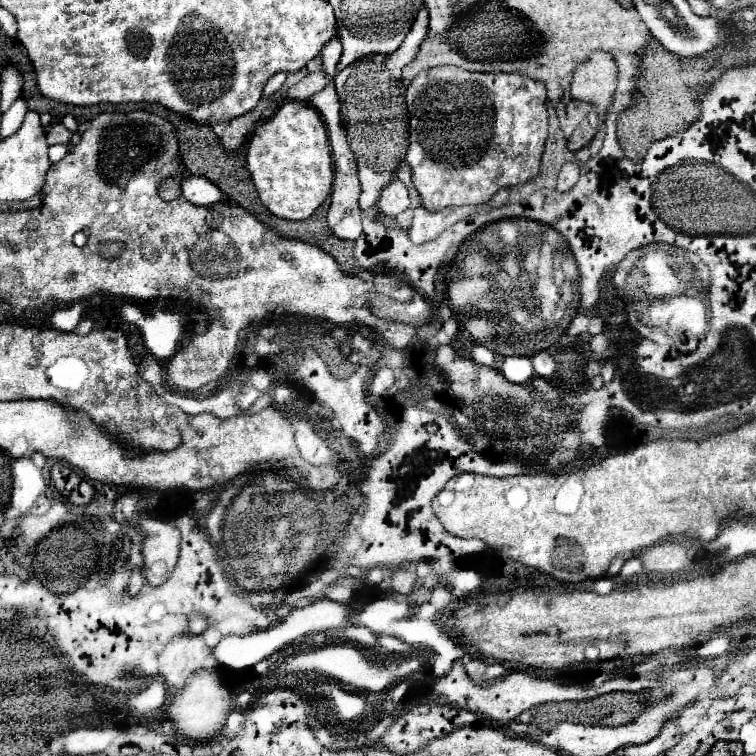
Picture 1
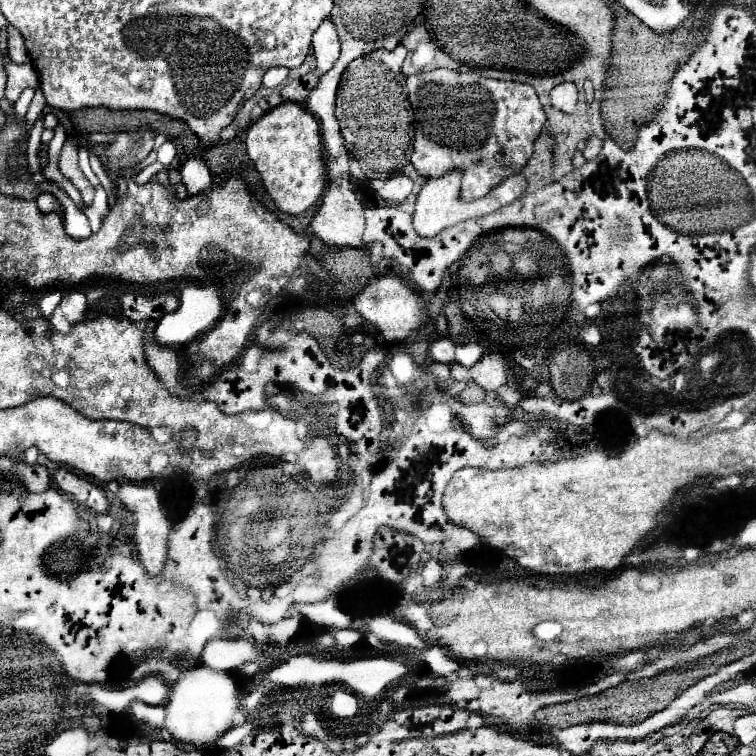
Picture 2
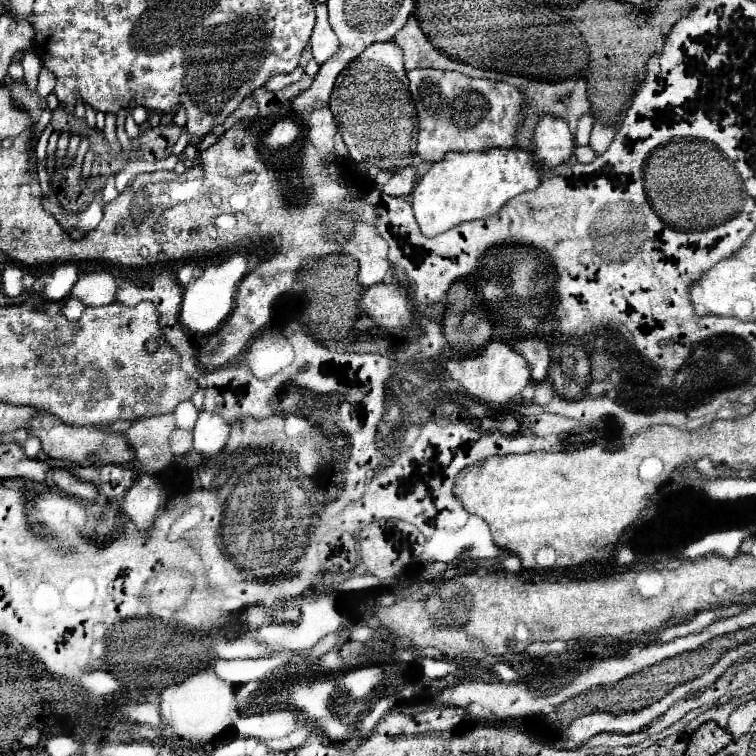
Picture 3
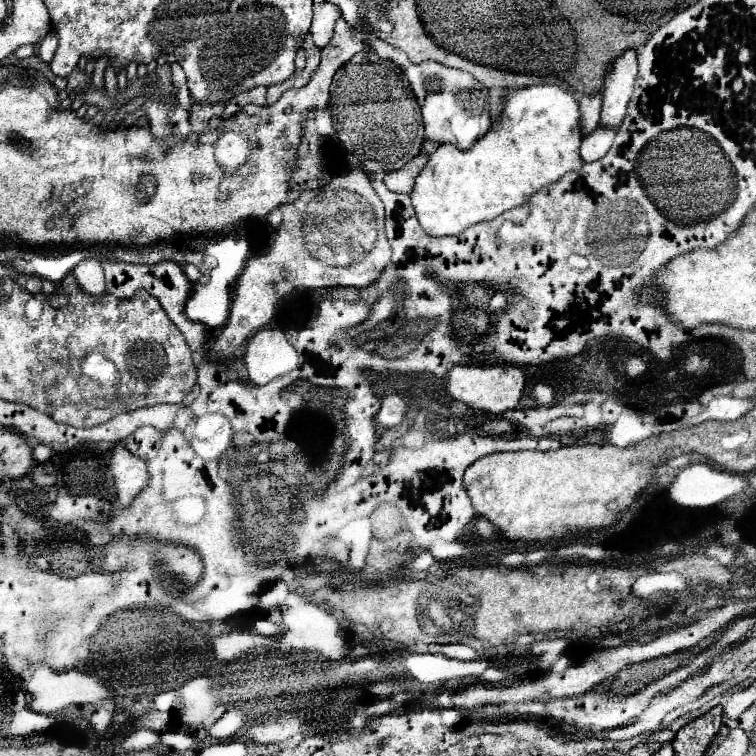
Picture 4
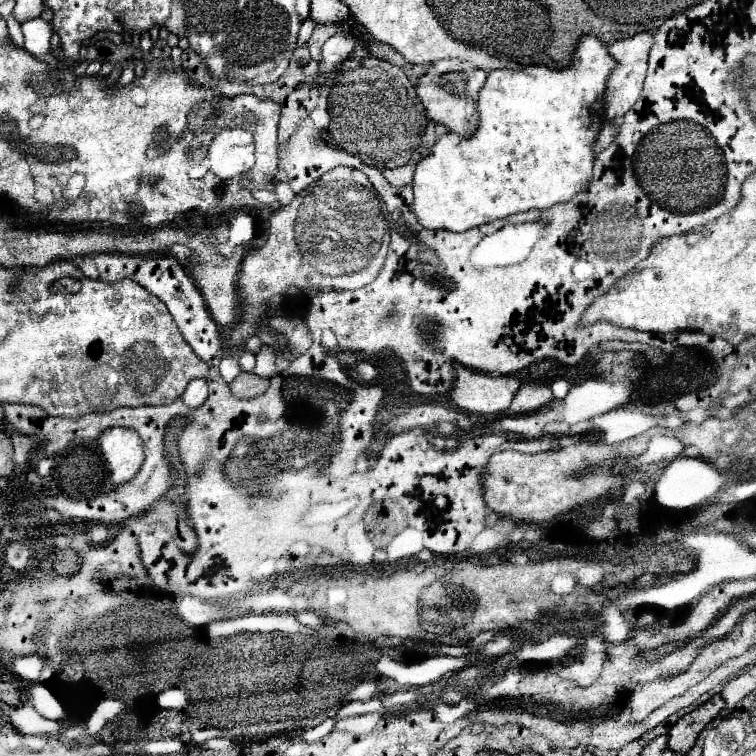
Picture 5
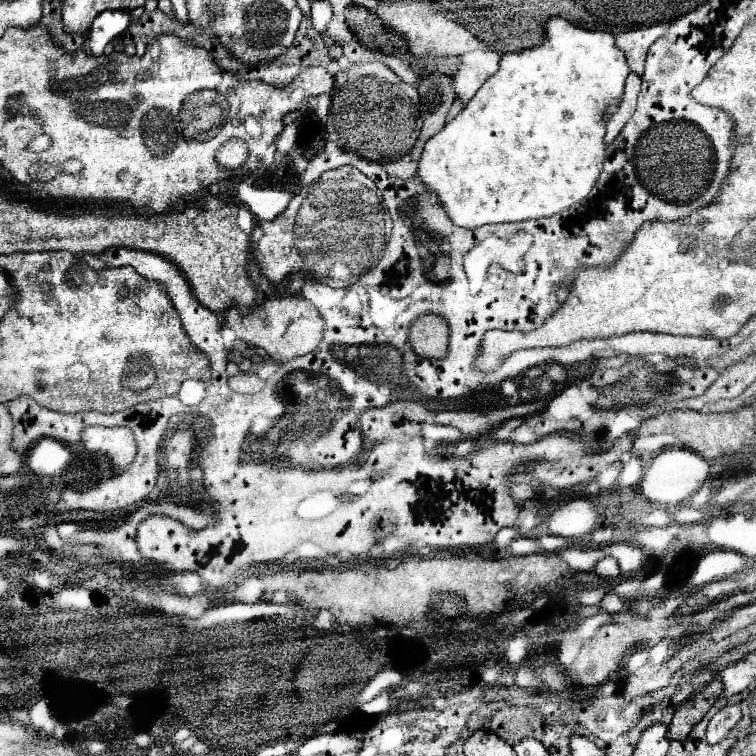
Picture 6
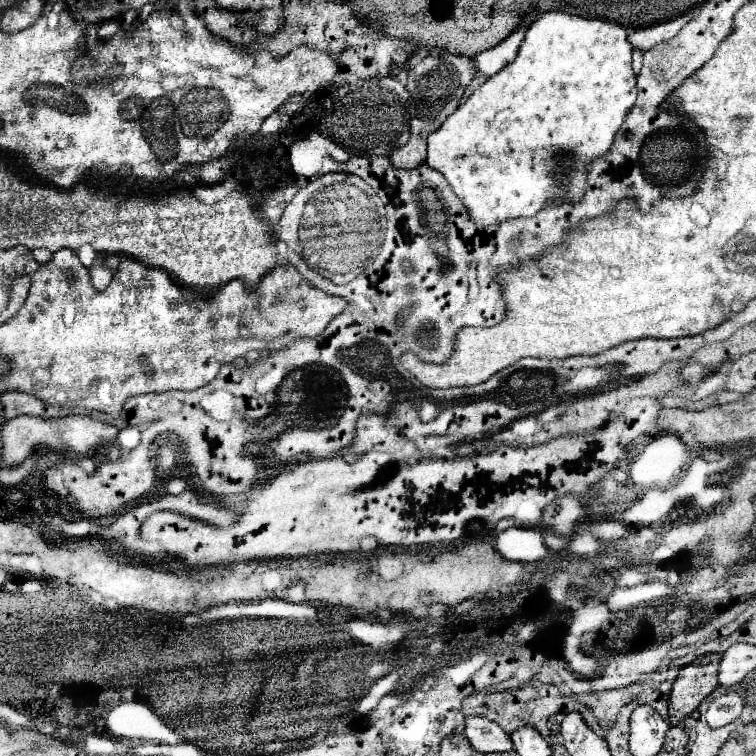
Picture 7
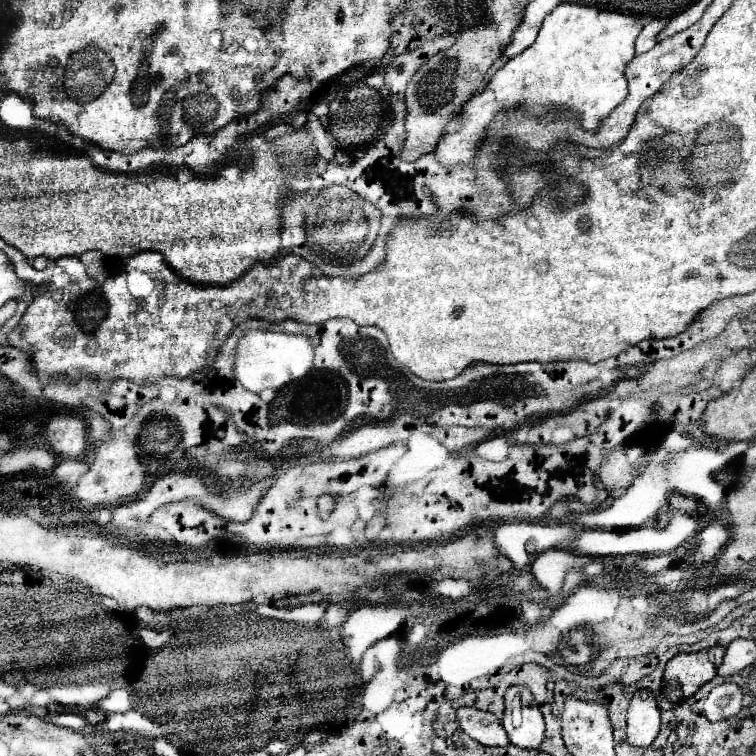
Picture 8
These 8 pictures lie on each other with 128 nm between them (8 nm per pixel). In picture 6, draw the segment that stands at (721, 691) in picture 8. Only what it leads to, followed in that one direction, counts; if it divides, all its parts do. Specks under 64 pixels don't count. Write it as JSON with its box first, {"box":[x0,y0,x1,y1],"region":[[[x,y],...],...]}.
{"box":[706,704,742,744],"region":[[[726,704],[724,708],[720,708],[708,722],[708,728],[706,728],[706,740],[710,744],[716,744],[720,742],[722,738],[728,736],[728,732],[738,724],[742,716],[742,710],[738,704]]]}

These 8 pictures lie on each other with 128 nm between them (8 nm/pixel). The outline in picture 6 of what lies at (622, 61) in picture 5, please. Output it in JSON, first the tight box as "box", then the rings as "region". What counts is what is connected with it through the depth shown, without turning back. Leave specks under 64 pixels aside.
{"box":[616,24,670,76],"region":[[[656,24],[656,26],[646,26],[646,28],[622,32],[616,36],[616,46],[620,46],[626,52],[628,66],[632,72],[642,76],[644,58],[646,58],[650,44],[654,44],[660,36],[664,36],[668,32],[668,28],[670,28],[668,24]]]}

